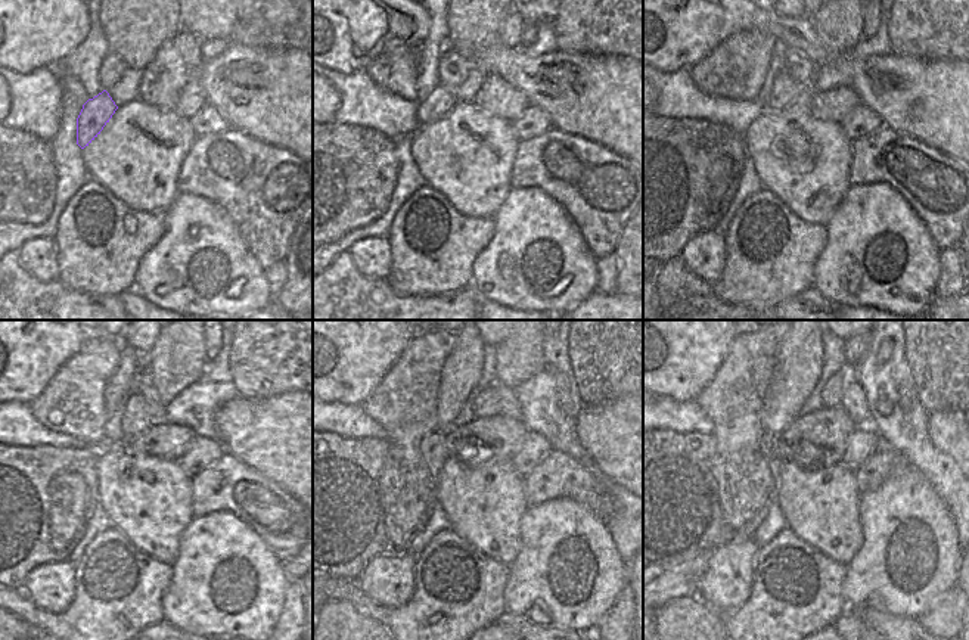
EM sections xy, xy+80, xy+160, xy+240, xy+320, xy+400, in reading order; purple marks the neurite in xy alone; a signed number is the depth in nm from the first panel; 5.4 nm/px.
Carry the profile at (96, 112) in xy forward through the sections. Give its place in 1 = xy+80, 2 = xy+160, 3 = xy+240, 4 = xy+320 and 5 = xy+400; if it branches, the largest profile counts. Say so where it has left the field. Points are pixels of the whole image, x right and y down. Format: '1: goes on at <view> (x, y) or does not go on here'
1: goes on at xy+80 (441, 101)
2: goes on at xy+160 (785, 90)
3: goes on at xy+240 (139, 415)
4: goes on at xy+320 (484, 403)
5: goes on at xy+400 (831, 397)

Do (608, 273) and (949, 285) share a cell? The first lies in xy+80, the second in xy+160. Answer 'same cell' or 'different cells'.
same cell

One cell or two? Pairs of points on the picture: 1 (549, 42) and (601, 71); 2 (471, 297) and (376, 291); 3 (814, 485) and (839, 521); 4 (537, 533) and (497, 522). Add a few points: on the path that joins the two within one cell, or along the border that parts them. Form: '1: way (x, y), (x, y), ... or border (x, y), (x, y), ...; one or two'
1: border (524, 49), (533, 56), (556, 50); two
2: way (447, 304), (400, 304); one
3: way (819, 494), (828, 503), (831, 512); one
4: border (528, 506), (519, 522), (519, 553), (512, 562); two

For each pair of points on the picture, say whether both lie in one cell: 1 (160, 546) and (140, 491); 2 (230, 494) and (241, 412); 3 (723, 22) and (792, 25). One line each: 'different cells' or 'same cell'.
1: same cell
2: different cells
3: same cell

